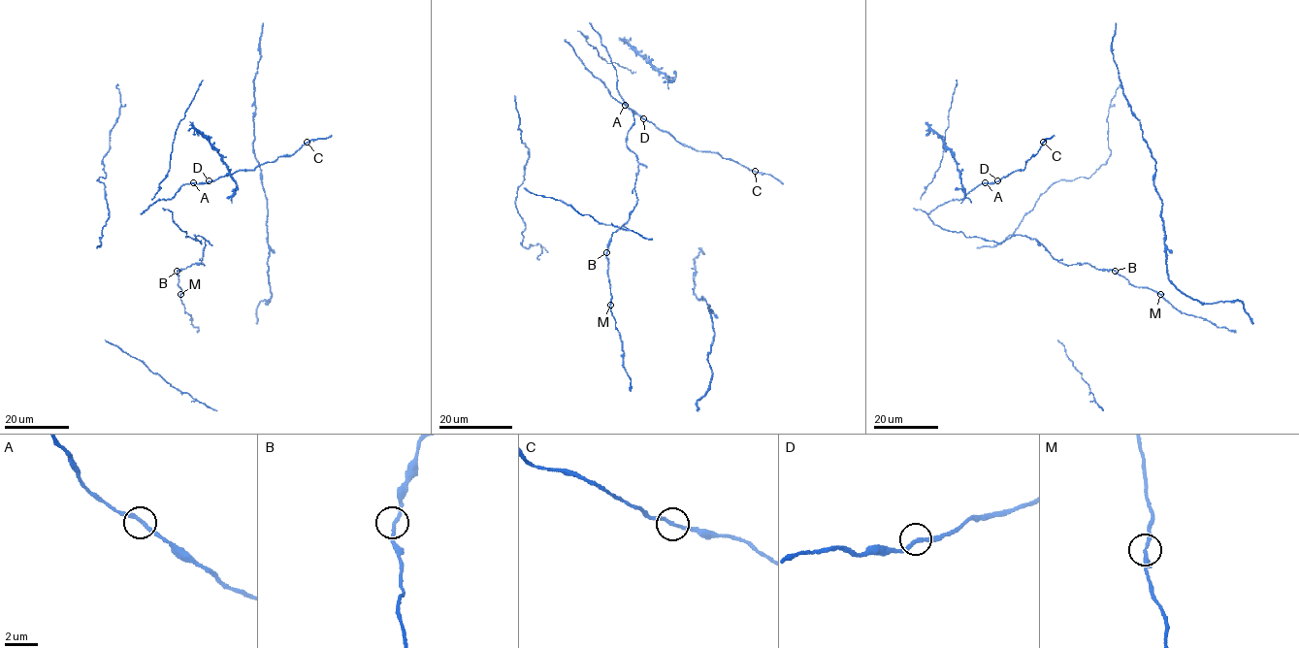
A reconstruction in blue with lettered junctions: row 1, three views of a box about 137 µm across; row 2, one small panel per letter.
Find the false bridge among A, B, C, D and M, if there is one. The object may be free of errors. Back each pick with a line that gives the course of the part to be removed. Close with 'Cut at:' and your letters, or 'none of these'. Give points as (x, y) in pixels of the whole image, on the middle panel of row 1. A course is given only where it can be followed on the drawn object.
Cut at: M

